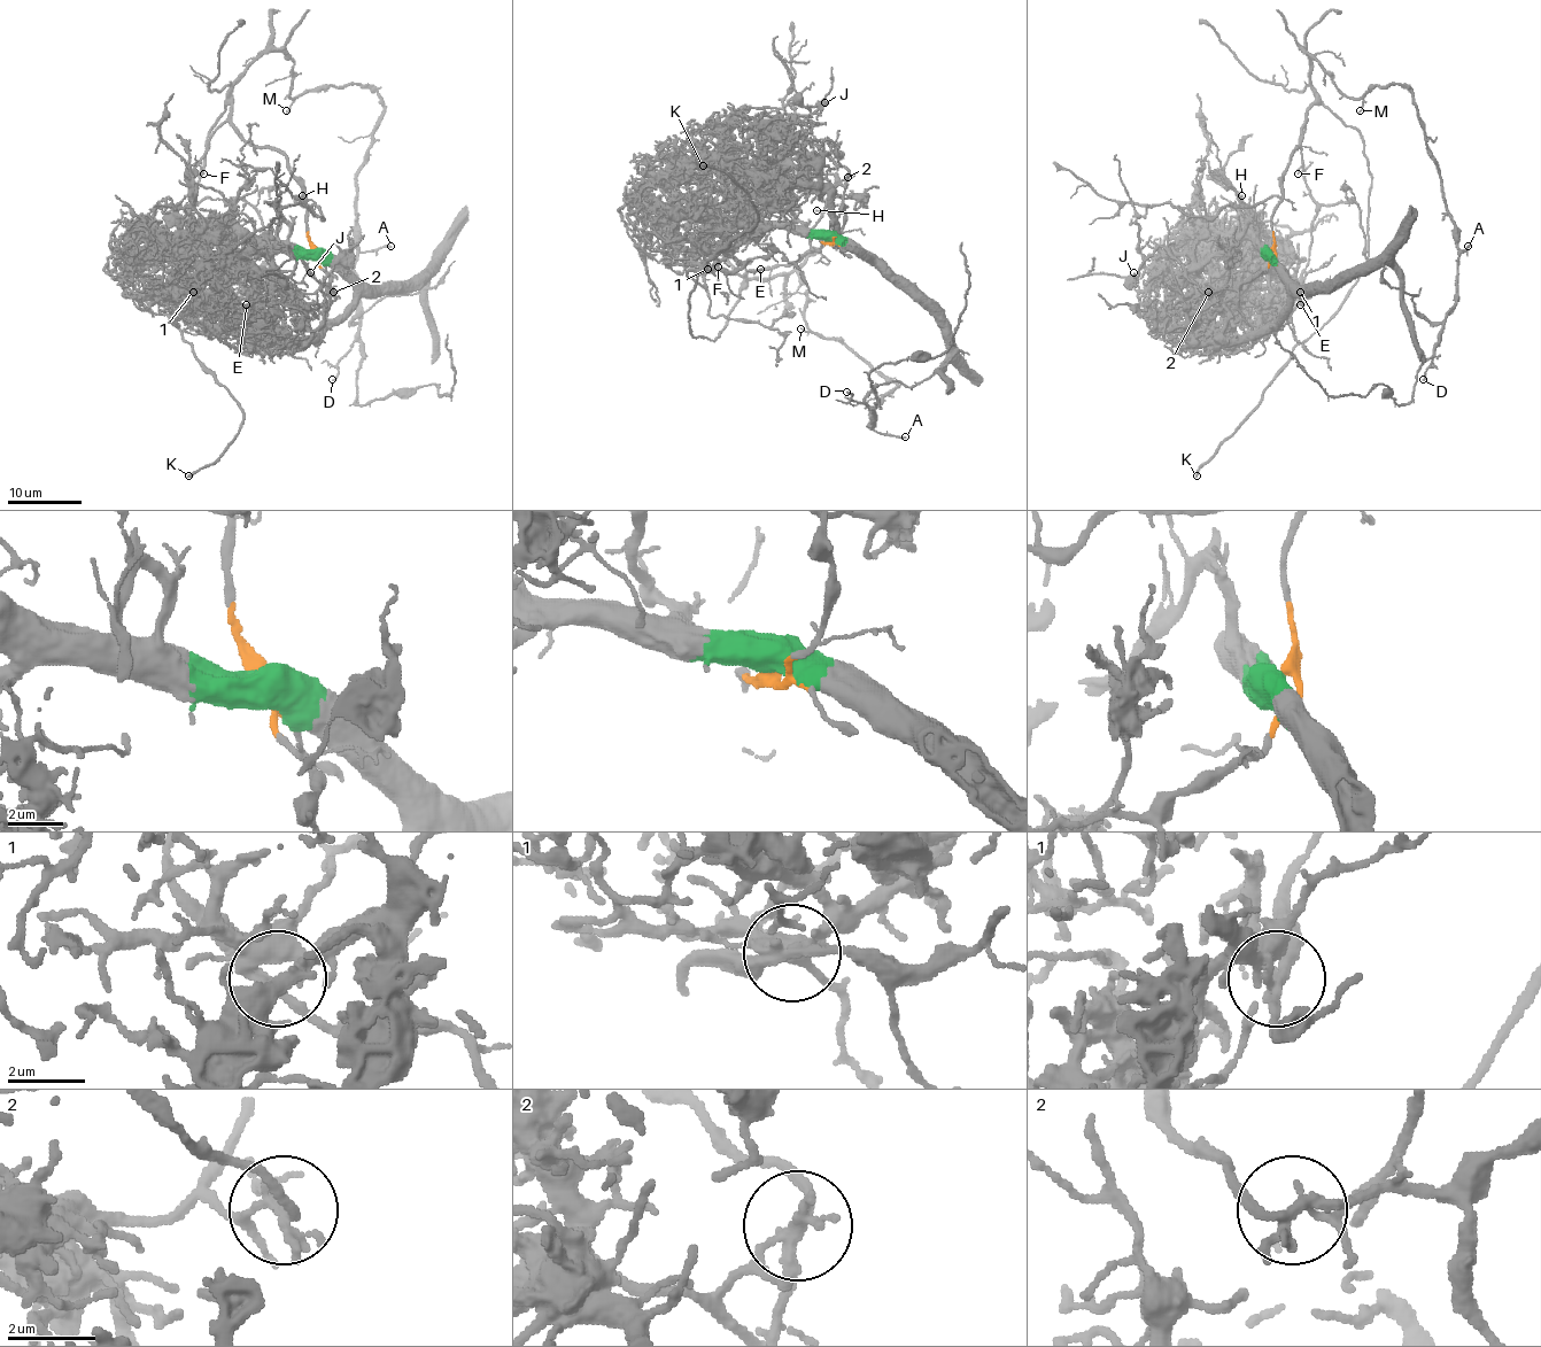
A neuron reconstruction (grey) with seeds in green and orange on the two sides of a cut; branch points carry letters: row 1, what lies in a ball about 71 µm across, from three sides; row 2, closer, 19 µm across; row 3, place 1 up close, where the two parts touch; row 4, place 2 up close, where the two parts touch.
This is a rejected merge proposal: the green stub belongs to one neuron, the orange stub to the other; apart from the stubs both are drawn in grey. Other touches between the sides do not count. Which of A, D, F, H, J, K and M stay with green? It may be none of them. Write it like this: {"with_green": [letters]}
{"with_green": []}

